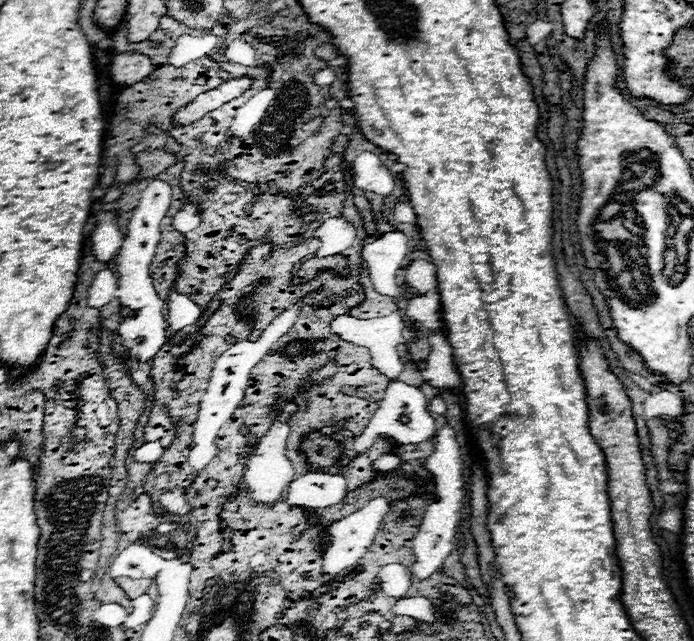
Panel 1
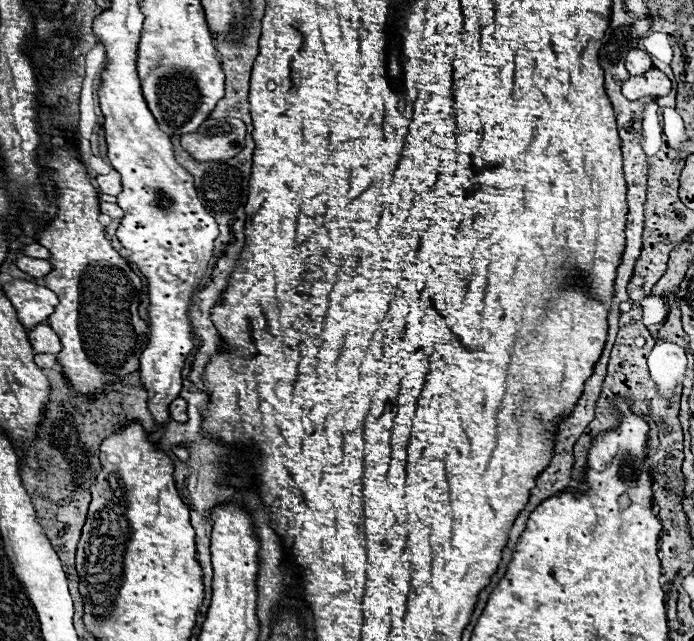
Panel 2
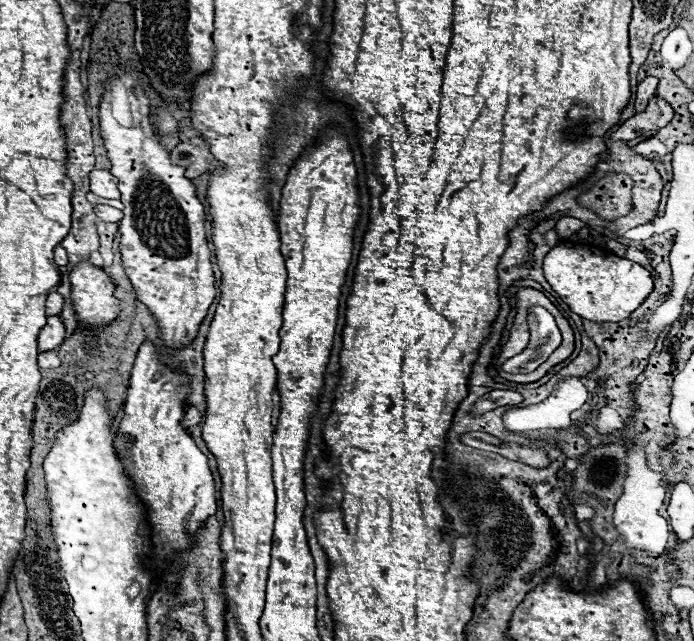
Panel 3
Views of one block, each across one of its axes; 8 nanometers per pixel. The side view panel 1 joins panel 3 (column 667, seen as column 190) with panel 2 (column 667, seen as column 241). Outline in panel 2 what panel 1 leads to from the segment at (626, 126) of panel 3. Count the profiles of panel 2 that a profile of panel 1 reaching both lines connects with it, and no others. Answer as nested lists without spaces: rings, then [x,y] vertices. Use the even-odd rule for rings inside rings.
[[[652,68],[648,70],[648,74],[642,74],[640,78],[628,78],[628,82],[624,82],[622,86],[622,94],[628,100],[640,100],[640,98],[660,98],[670,94],[672,82],[668,80],[666,74],[662,74],[660,70]]]

